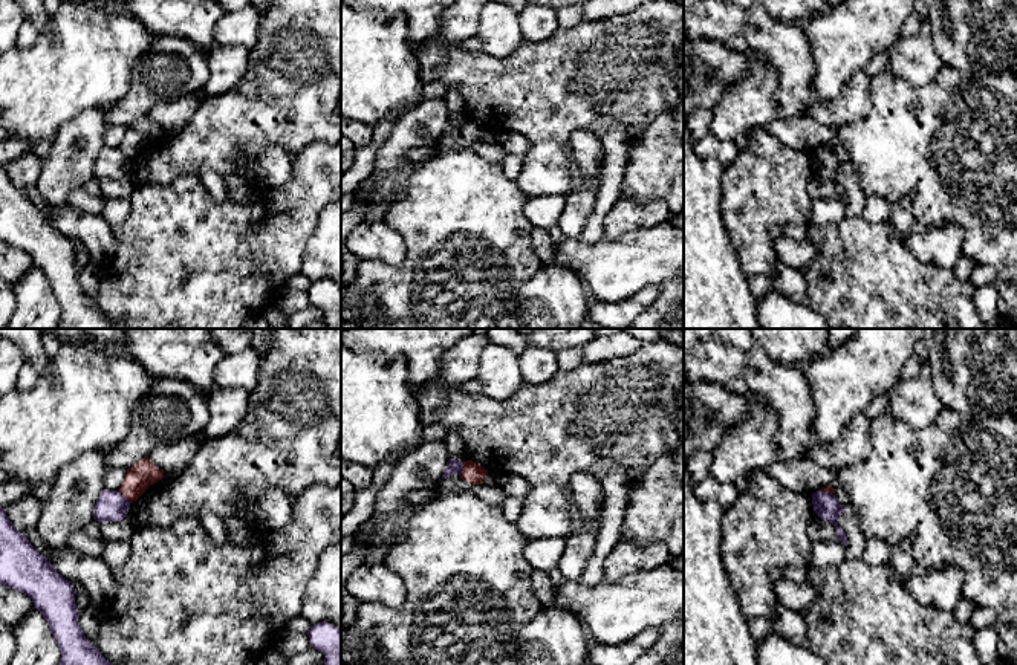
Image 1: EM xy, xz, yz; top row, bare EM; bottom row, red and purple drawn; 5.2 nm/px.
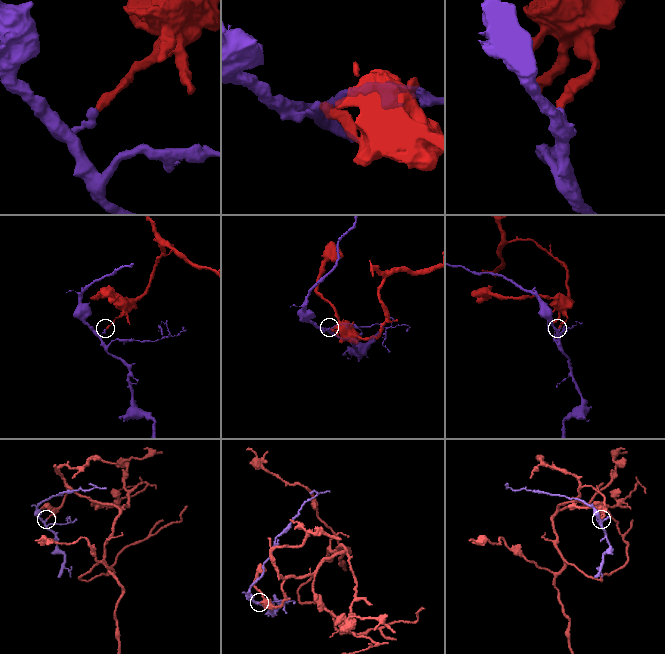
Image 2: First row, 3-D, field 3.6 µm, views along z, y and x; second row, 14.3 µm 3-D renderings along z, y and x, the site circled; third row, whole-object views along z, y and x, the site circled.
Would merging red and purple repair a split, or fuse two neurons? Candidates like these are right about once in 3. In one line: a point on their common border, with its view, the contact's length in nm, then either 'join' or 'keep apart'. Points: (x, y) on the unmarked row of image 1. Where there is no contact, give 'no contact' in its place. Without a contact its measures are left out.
meets red in xz at (464, 126); contact 80 nm long; keep apart

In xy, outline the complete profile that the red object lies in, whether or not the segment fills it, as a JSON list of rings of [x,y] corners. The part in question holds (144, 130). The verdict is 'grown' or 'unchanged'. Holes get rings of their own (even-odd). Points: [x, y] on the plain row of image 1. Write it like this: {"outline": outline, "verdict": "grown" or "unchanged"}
{"outline": [[[145,113],[138,118],[132,125],[127,127],[127,133],[118,147],[130,161],[136,159],[150,142],[162,138],[164,128],[159,127],[150,116]]], "verdict": "unchanged"}

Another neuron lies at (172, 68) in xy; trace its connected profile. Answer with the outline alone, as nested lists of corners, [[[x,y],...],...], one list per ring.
[[[151,35],[150,47],[132,64],[130,90],[107,115],[109,125],[132,125],[158,104],[202,90],[210,76],[205,52],[168,35]]]

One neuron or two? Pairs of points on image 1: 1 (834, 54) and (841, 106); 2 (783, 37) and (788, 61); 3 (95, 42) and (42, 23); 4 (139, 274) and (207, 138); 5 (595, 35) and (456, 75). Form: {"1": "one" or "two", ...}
{"1": "two", "2": "one", "3": "two", "4": "two", "5": "one"}

